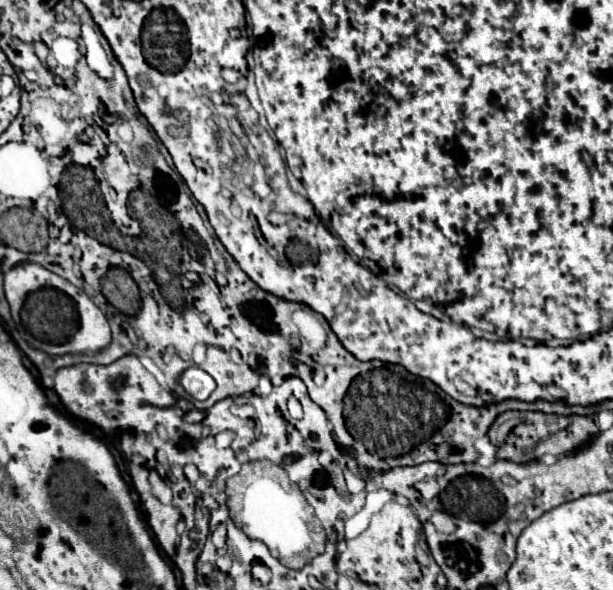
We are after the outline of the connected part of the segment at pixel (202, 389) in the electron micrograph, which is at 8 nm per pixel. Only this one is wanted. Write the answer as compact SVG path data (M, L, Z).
M189 367L181 375L181 385L183 389L197 401L205 401L213 391L215 391L215 381L209 373L201 371L199 367Z

